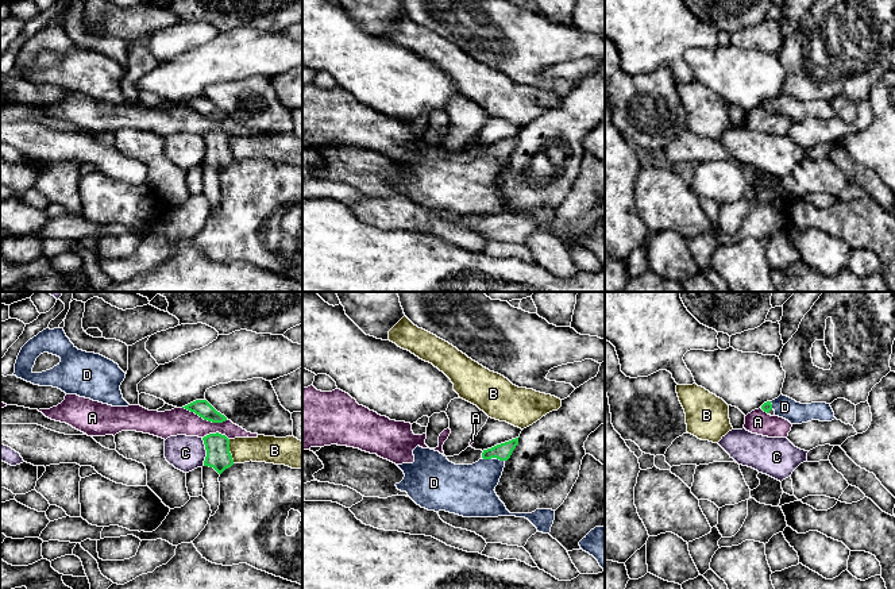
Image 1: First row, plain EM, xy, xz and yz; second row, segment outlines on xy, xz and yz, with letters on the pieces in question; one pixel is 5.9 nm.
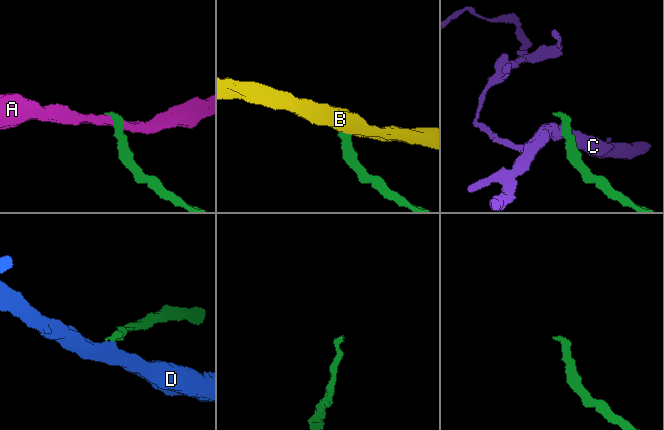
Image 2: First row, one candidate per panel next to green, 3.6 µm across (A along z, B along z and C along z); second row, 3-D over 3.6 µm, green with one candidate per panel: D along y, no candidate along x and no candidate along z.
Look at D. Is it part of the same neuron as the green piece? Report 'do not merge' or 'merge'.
merge

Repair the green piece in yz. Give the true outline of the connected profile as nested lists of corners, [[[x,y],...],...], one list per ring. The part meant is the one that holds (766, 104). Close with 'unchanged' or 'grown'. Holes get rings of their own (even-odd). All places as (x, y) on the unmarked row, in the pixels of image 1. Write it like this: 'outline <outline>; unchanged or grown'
outline [[[780,92],[772,99],[767,99],[761,103],[764,109],[775,108],[775,113],[788,118],[791,122],[802,122],[811,118],[832,119],[834,118],[834,109],[830,101],[811,100],[801,101],[795,97]]]; grown

